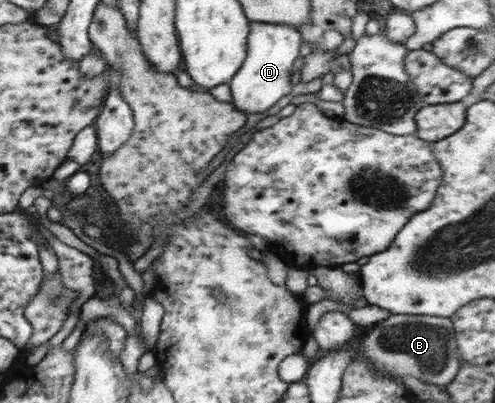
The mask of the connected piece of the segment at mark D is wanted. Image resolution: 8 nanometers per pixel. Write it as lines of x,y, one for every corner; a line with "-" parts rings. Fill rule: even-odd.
249,21
249,33
247,36
247,53
243,65
239,71
230,79
229,86
232,90
233,105
247,116
260,114
272,108
280,98
292,92
292,73
294,62
300,58
300,46
303,38
296,27
287,24
272,24
266,21

